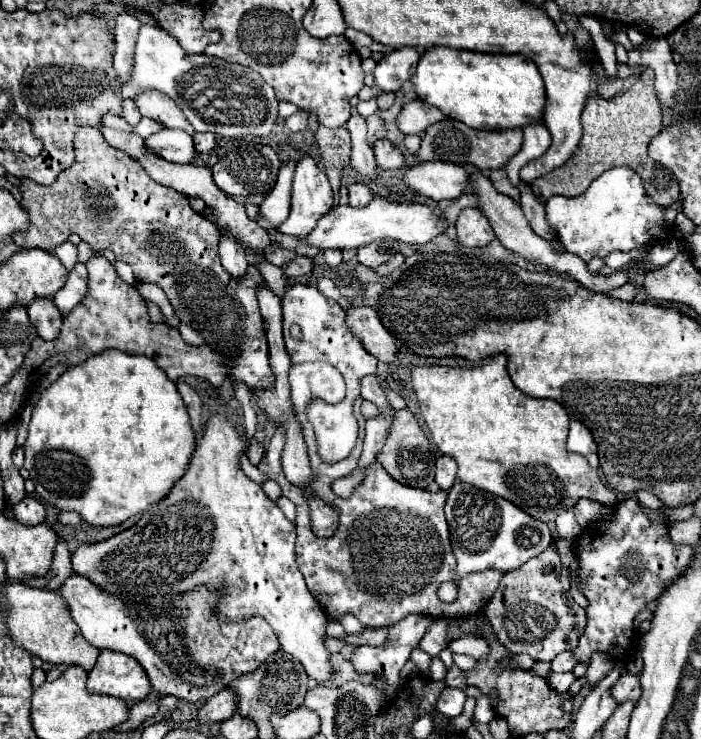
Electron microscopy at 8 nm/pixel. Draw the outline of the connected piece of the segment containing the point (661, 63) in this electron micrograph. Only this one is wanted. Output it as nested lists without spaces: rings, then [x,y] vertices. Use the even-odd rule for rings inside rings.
[[[651,39],[643,49],[629,51],[629,67],[651,67],[655,71],[655,93],[661,105],[677,105],[677,65],[667,39]]]

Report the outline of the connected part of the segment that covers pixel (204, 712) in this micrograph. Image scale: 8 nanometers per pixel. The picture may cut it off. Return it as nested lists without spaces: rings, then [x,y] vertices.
[[[225,687],[201,707],[197,721],[199,723],[213,723],[213,721],[221,723],[233,717],[235,711],[237,711],[237,697],[233,697],[233,693],[229,693],[229,687]]]

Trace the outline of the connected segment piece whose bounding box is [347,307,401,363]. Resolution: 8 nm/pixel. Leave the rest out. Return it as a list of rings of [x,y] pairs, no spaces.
[[[357,307],[347,313],[349,329],[363,341],[365,349],[383,363],[393,363],[401,351],[399,343],[387,333],[371,307]]]

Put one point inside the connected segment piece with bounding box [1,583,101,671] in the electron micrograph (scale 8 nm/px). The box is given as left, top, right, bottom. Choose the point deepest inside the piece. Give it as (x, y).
(38, 619)

